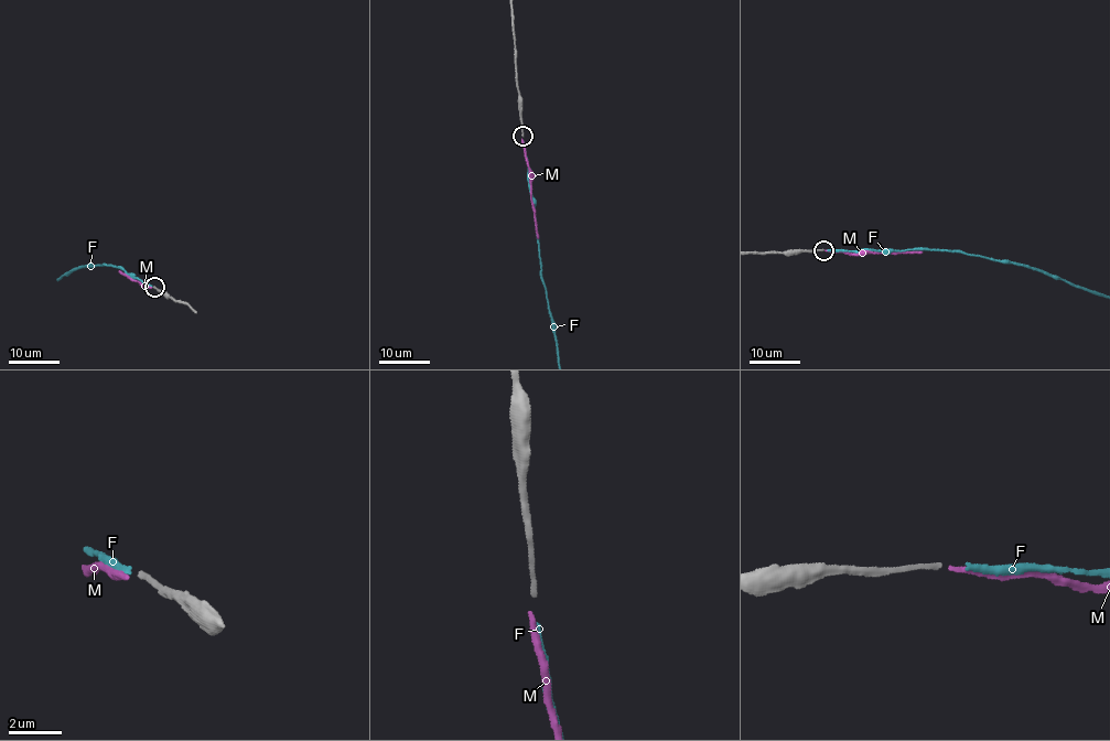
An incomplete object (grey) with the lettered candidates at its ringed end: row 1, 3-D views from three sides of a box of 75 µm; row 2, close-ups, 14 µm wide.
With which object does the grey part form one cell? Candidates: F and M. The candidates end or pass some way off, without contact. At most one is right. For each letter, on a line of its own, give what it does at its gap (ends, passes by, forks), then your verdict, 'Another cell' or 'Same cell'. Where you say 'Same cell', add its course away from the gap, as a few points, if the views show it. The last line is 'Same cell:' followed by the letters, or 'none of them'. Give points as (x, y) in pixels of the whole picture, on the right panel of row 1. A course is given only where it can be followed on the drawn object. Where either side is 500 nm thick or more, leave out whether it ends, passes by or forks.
F: It ends there. Same cell
M: It ends there. Another cell
Same cell: F

